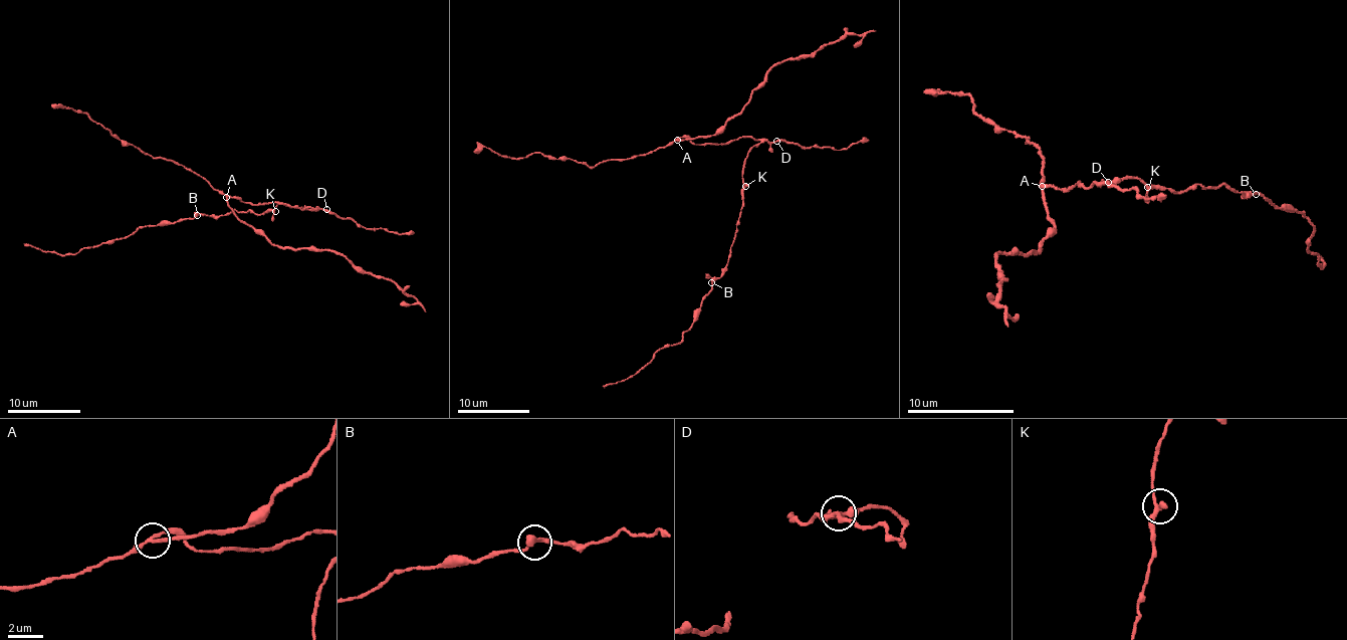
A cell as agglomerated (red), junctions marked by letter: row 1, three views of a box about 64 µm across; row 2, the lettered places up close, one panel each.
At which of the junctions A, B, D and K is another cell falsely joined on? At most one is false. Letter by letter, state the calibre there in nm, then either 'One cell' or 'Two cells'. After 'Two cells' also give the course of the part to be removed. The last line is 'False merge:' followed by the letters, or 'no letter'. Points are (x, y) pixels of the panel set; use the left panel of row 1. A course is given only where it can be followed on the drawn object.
A: Thickness 190 nm. Two cells. Course of the part to remove: (227, 197), (227, 204), (272, 244), (329, 248), (368, 272), (390, 279), (417, 299), (413, 304), (401, 302)
B: Thickness 200 nm. One cell
D: Thickness 190 nm. One cell
K: Thickness 190 nm. One cell
False merge: A

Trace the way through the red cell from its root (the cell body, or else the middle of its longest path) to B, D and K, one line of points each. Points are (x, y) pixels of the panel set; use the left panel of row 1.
B: (303, 207), (291, 208), (283, 203), (257, 215), (249, 209), (239, 212), (234, 209), (218, 216), (197, 215)
D: (303, 207), (326, 209)
K: (303, 207), (291, 208), (283, 203), (277, 205), (275, 211)

